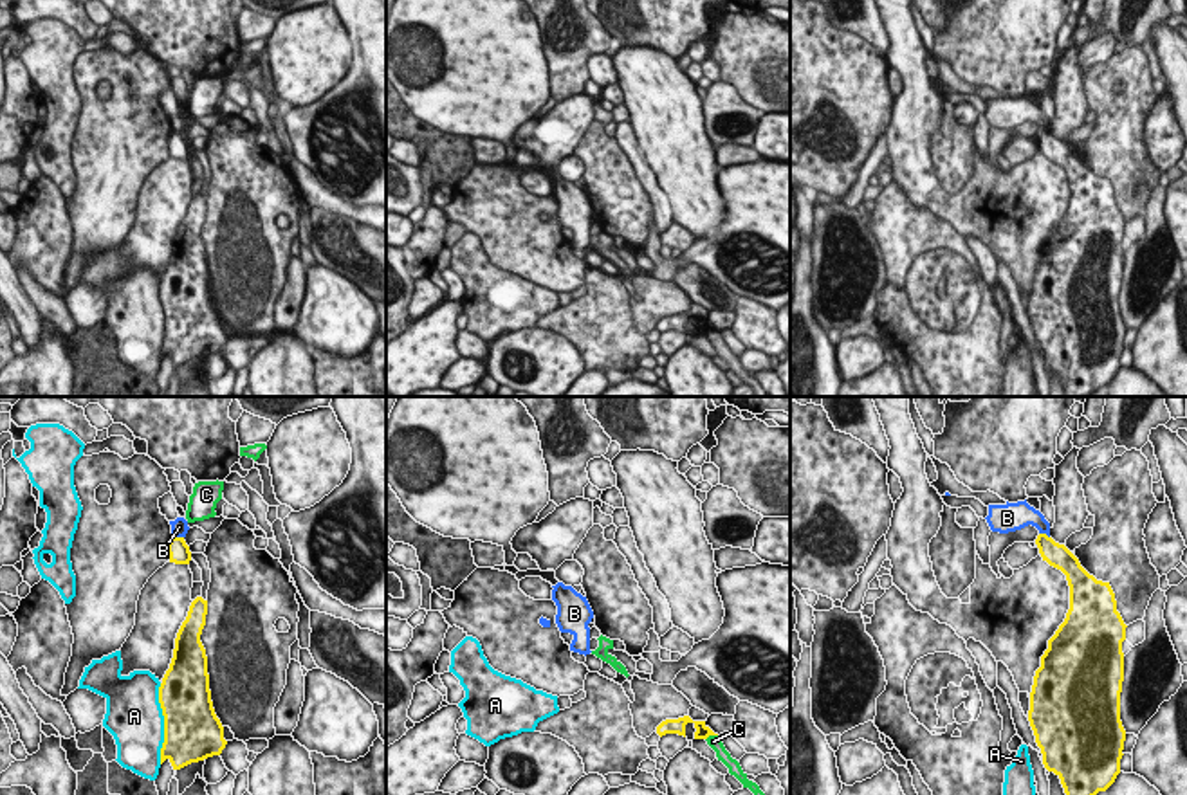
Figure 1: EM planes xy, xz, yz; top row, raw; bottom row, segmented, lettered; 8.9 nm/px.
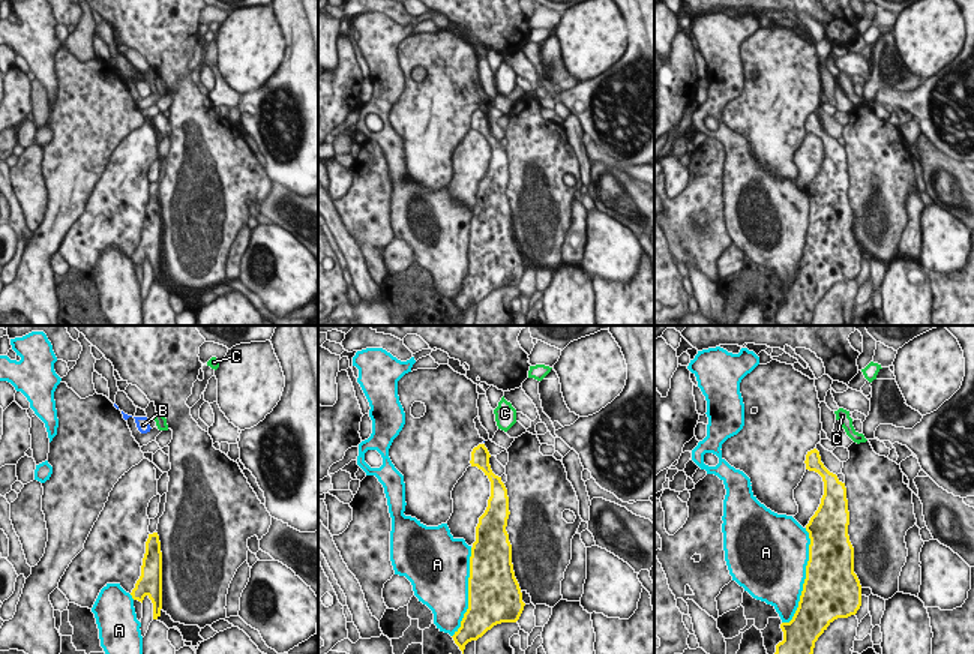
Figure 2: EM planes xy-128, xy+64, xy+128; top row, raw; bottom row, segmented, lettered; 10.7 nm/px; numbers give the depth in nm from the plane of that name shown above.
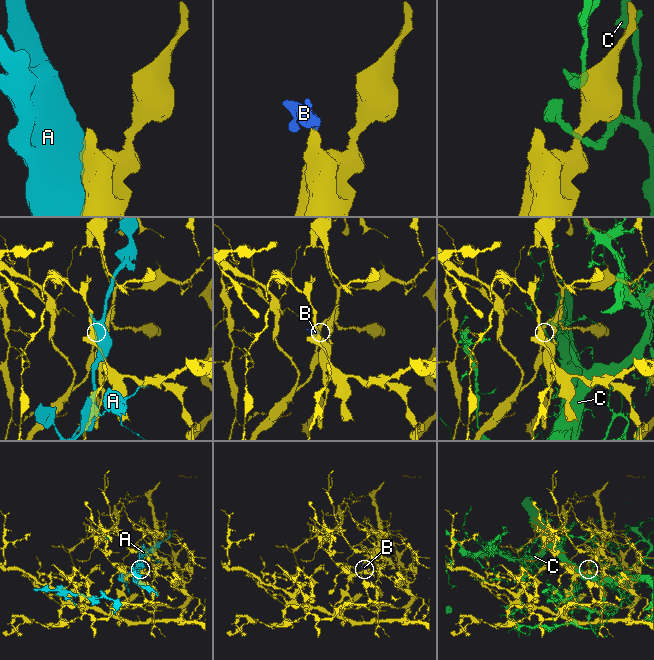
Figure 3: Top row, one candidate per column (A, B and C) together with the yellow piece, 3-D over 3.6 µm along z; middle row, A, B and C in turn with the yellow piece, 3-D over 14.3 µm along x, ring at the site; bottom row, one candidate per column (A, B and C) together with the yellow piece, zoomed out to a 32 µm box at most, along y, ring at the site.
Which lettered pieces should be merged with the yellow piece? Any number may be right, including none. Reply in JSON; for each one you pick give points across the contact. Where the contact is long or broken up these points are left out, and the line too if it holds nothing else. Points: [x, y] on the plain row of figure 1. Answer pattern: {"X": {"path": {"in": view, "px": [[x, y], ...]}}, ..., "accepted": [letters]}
{"accepted": []}

